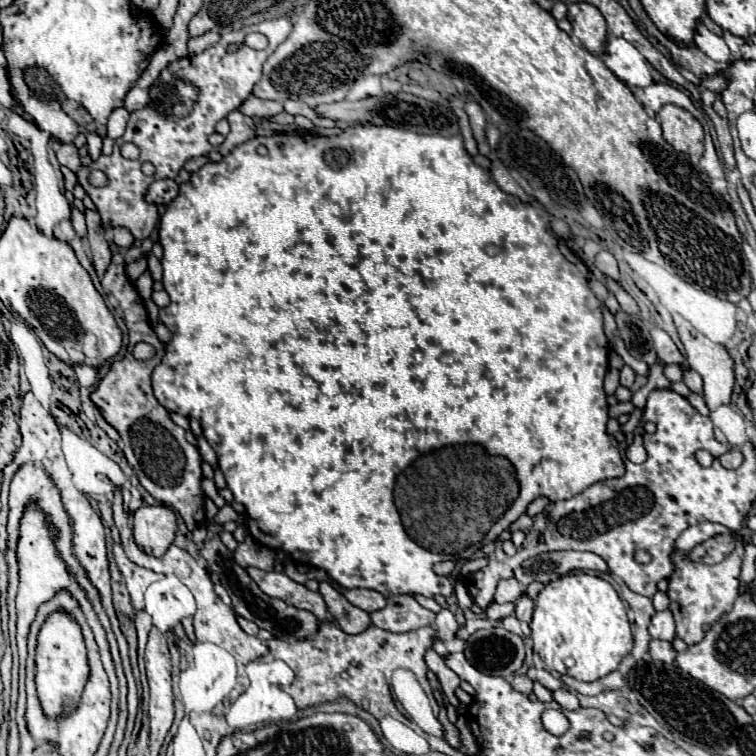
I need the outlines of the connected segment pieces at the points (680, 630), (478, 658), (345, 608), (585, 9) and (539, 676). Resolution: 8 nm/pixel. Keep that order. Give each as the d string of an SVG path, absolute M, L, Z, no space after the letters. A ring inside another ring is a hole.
M701 522L695 526L689 526L675 542L675 552L673 552L673 564L675 570L669 578L669 590L667 596L671 600L669 610L675 618L675 636L681 638L685 644L695 644L703 640L703 634L723 616L727 610L731 610L737 594L739 594L739 574L741 574L741 560L743 560L743 538L733 530L715 524L715 522ZM715 534L731 534L737 540L737 552L733 552L729 558L725 558L719 564L699 564L689 560L689 552L693 550L695 544L715 536Z
M497 626L471 634L465 656L483 674L513 678L523 666L525 648L521 636Z
M327 581L319 583L318 591L325 598L325 604L327 604L329 614L333 616L333 620L347 634L359 634L371 624L371 618L365 610L361 610L361 608L353 606L351 602L347 602L343 598L343 594L339 594L331 584L327 584Z
M589 2L569 4L567 20L573 26L573 34L591 54L601 54L607 38L607 24L599 10Z
M529 668L527 670L527 676L531 678L531 680L537 680L537 682L541 682L547 690L551 690L551 692L555 692L555 690L561 690L561 688L567 688L561 680L557 680L557 678L553 678L547 670L537 670L537 668Z

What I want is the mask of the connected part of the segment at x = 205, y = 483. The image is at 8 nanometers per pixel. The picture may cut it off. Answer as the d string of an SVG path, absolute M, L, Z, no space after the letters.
M203 478L202 480L202 490L204 495L216 504L218 508L222 508L224 505L227 504L225 499L219 495L217 487L213 480L209 480L208 478Z

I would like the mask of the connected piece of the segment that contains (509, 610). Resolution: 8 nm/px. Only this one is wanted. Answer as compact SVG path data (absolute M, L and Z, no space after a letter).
M493 602L487 610L485 610L485 614L487 614L487 618L489 620L501 620L501 618L505 618L505 616L511 616L513 614L513 604L497 604L497 602Z

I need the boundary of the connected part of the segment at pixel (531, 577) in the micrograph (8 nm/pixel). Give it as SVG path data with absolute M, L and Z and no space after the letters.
M545 552L535 558L527 558L513 574L519 584L527 586L531 582L547 584L551 574L563 576L573 570L607 572L607 564L593 552Z

